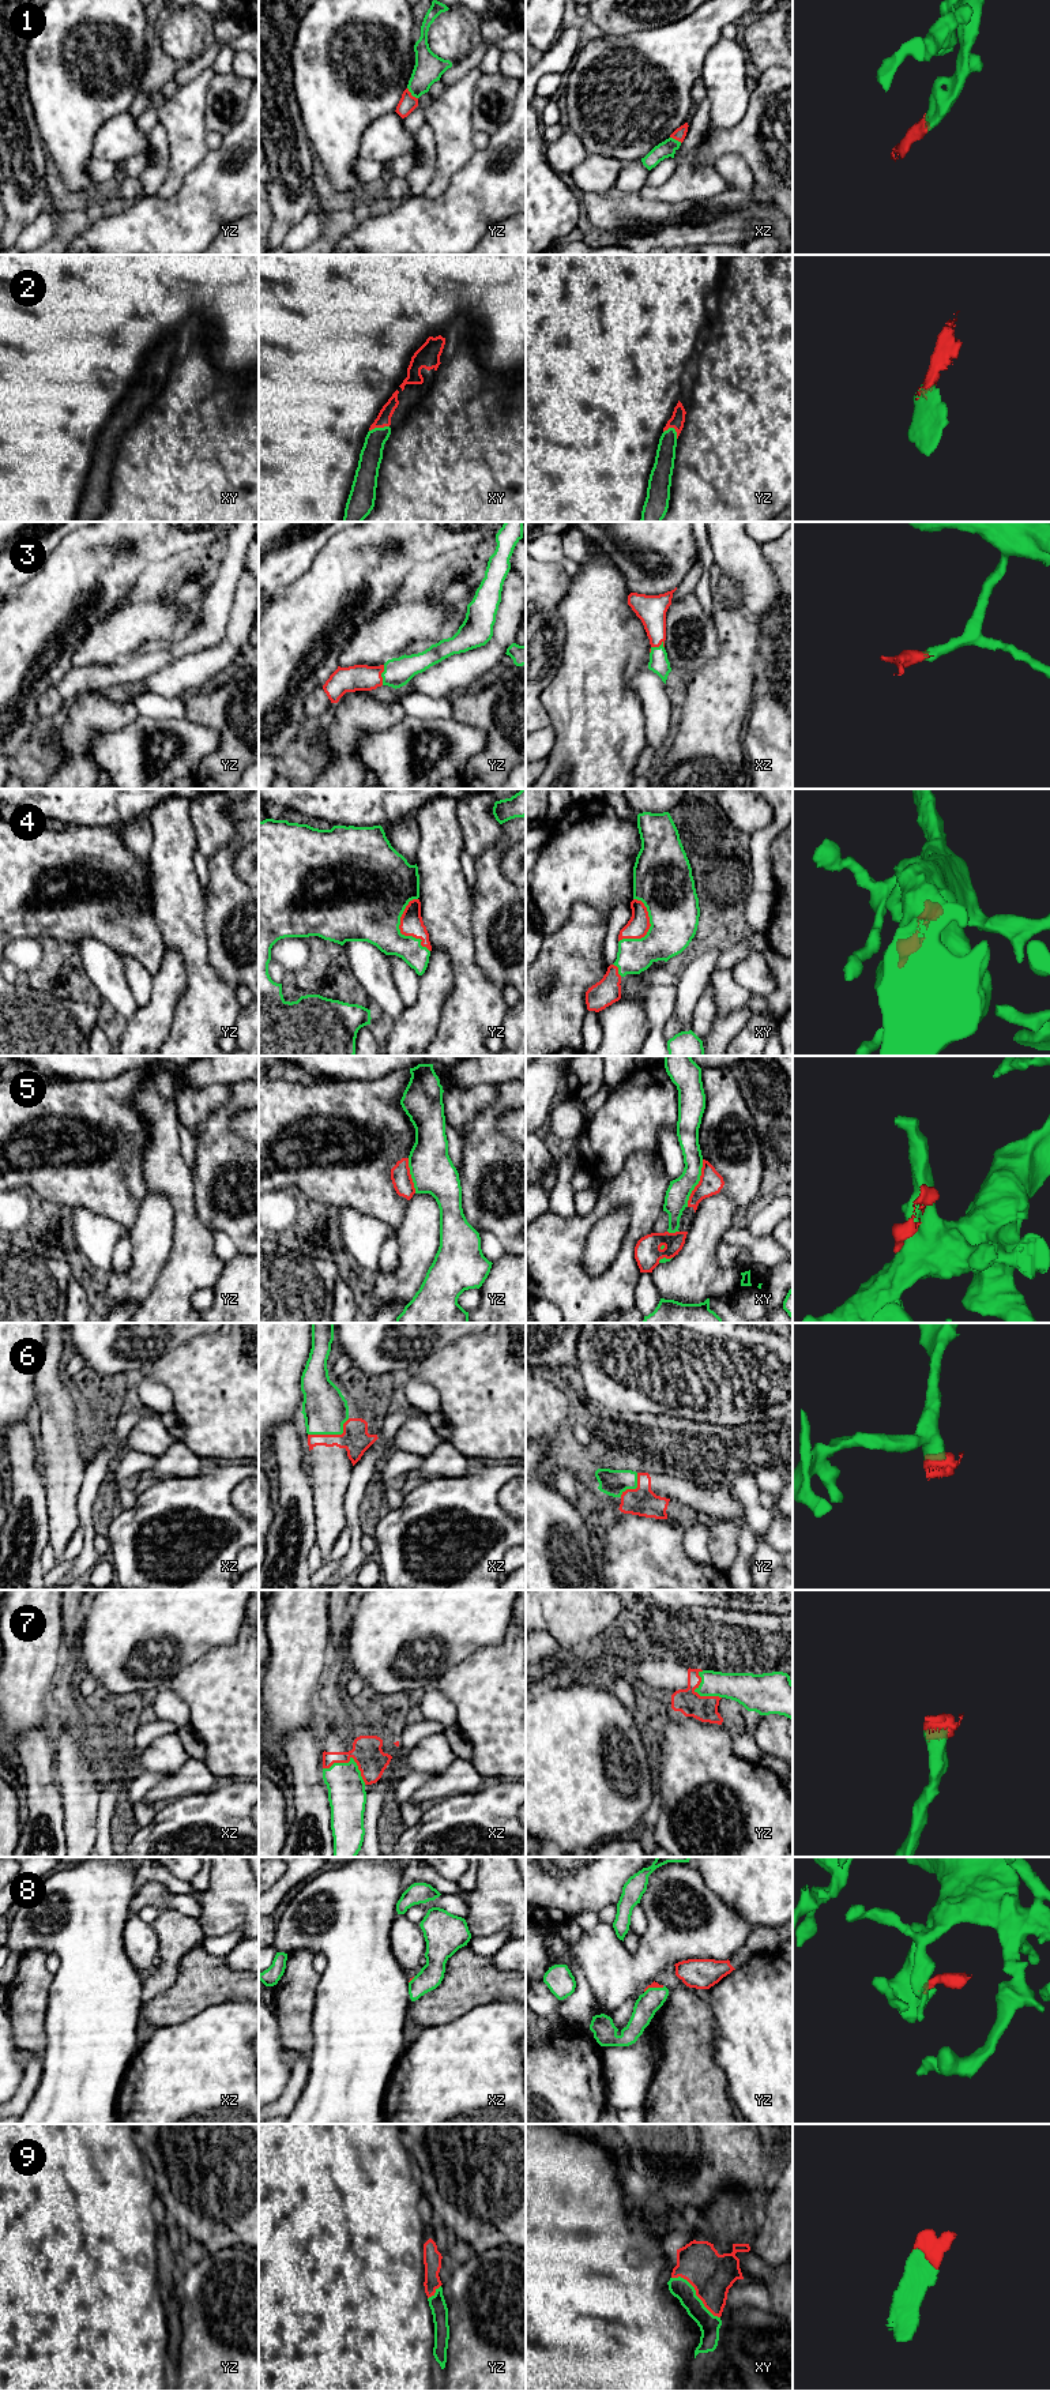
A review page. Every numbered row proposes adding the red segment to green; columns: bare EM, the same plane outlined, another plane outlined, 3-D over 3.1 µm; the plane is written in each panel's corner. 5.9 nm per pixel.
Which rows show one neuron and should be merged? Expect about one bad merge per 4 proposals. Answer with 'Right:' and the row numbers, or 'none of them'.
Right: 1, 2, 3, 4, 6, 7, 8, 9

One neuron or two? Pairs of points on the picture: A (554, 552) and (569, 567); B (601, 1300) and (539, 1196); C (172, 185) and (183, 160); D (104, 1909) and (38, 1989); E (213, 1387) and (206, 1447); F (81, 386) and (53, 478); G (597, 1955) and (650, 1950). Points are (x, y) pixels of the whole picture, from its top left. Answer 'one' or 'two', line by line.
A: one
B: two
C: one
D: two
E: one
F: one
G: one

